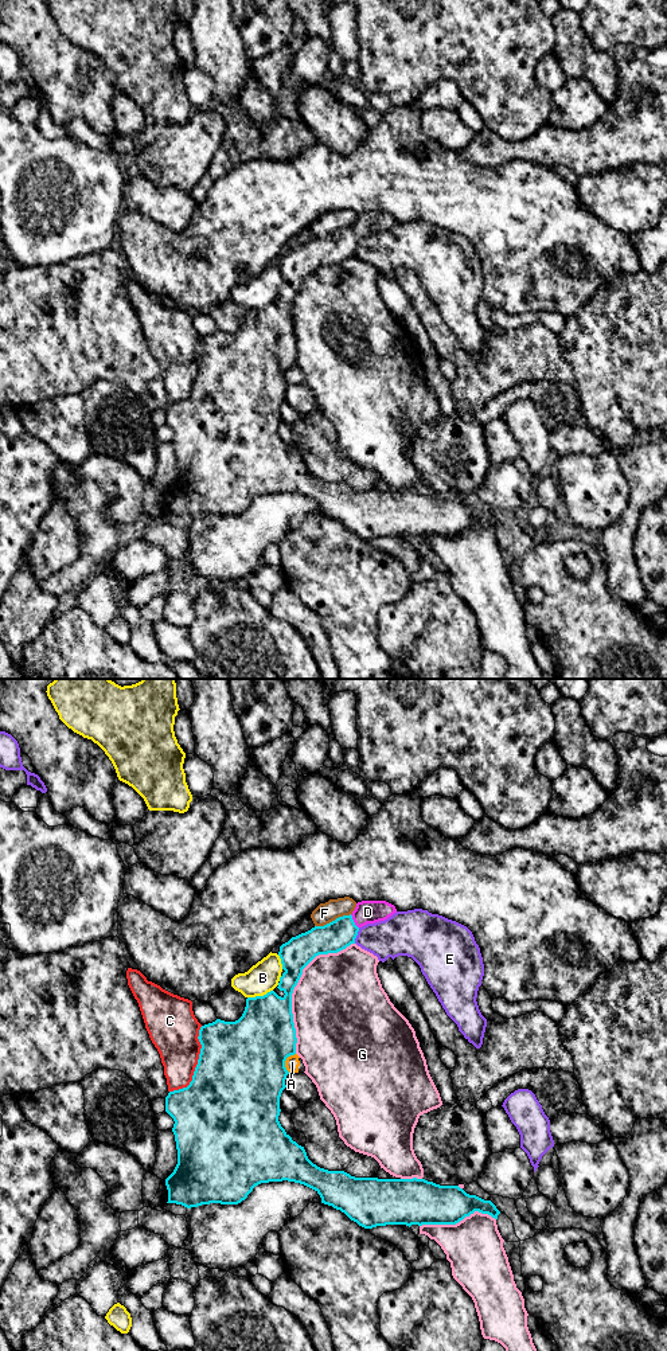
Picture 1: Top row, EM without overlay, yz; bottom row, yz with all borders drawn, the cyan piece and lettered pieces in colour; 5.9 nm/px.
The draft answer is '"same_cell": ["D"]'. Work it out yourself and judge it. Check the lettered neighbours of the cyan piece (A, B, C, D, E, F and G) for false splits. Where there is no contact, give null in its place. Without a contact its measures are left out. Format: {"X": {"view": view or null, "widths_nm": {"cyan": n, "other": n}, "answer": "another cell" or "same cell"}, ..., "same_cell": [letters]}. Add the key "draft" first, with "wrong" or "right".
{"draft": "right", "A": {"view": "yz", "widths_nm": {"cyan": 500, "other": 90}, "answer": "another cell"}, "B": {"view": "yz", "widths_nm": {"cyan": 380, "other": 190}, "answer": "another cell"}, "C": {"view": "yz", "widths_nm": {"cyan": 500, "other": 300}, "answer": "another cell"}, "D": {"view": "yz", "widths_nm": {"cyan": 180, "other": 140}, "answer": "same cell"}, "E": {"view": "yz", "widths_nm": {"cyan": 180, "other": 240}, "answer": "another cell"}, "F": {"view": "yz", "widths_nm": {"cyan": 180, "other": 120}, "answer": "another cell"}, "G": {"view": "yz", "widths_nm": {"cyan": 260, "other": 500}, "answer": "another cell"}, "same_cell": ["D"]}

